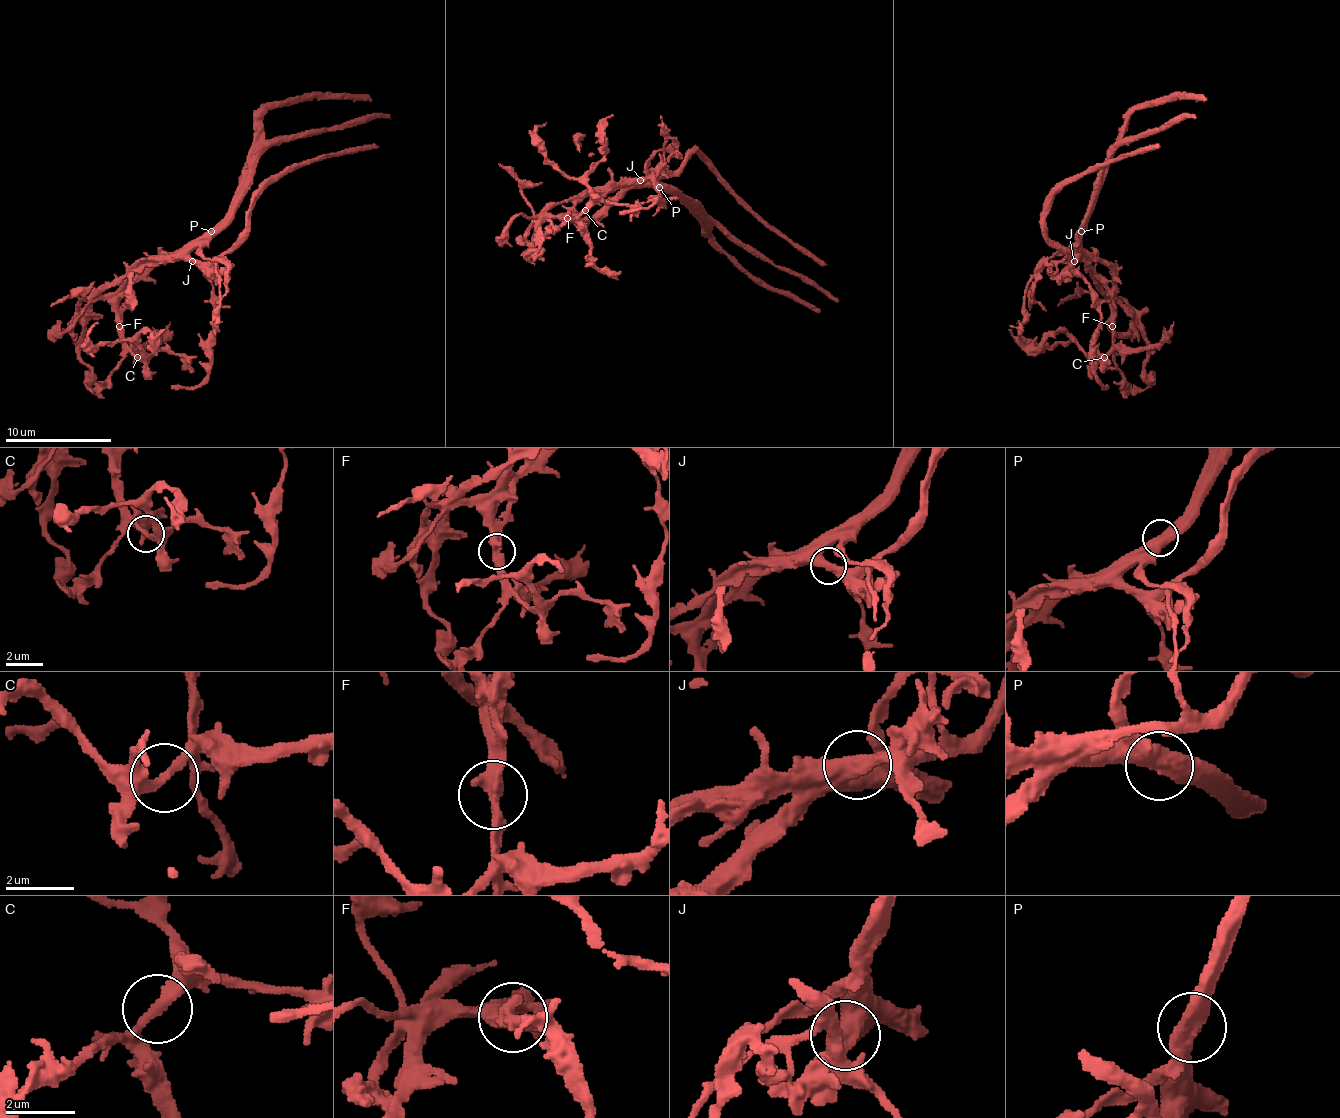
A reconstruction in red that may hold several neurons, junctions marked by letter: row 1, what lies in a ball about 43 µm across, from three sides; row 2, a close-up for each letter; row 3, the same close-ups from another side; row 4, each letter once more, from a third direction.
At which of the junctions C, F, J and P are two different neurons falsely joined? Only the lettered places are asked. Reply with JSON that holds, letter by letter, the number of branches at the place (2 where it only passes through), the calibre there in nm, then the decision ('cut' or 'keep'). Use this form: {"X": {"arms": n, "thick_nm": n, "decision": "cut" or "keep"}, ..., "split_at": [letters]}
{"C": {"arms": 2, "thick_nm": 280, "decision": "keep"}, "F": {"arms": 2, "thick_nm": 420, "decision": "keep"}, "J": {"arms": 2, "thick_nm": 480, "decision": "cut"}, "P": {"arms": 2, "thick_nm": 600, "decision": "cut"}, "split_at": ["J", "P"]}

